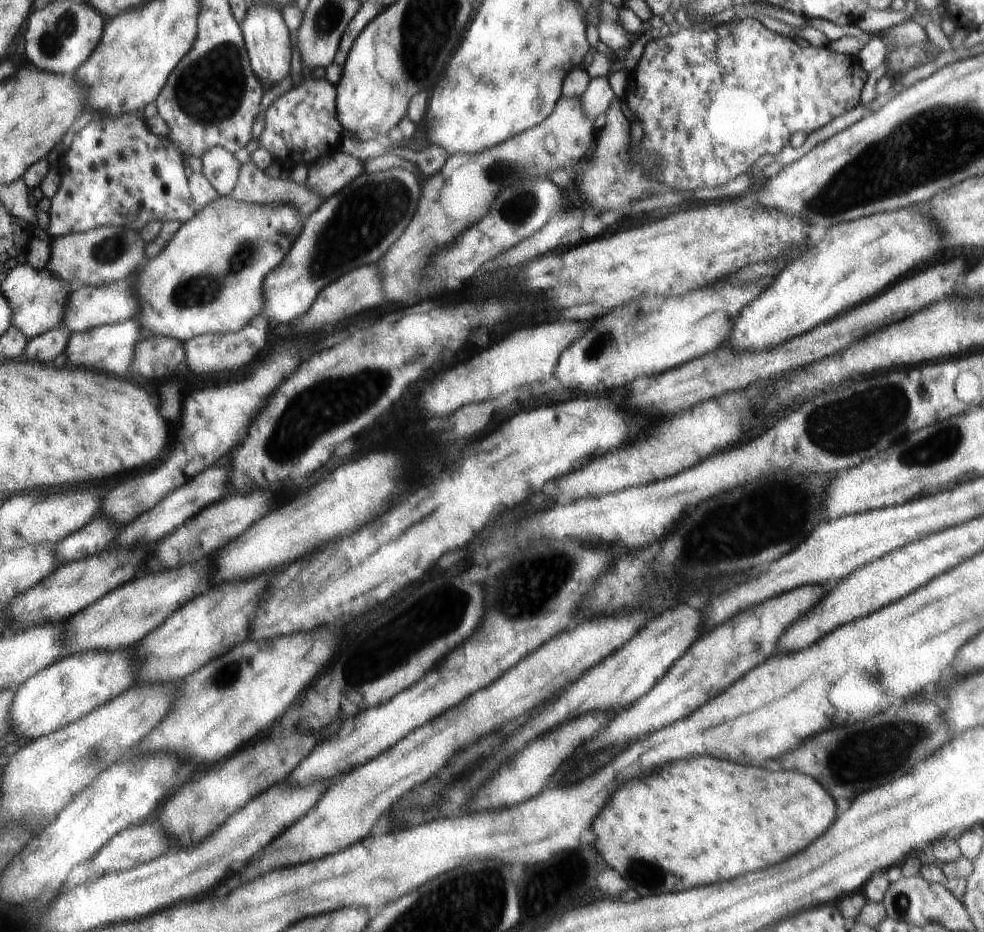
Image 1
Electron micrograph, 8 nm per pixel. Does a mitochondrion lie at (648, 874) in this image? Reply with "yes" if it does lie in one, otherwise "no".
yes

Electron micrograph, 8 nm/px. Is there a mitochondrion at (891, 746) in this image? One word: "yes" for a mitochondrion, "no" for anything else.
yes

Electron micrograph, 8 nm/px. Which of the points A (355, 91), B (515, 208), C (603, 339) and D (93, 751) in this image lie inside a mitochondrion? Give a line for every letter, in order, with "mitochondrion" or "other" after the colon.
A: other
B: mitochondrion
C: mitochondrion
D: mitochondrion

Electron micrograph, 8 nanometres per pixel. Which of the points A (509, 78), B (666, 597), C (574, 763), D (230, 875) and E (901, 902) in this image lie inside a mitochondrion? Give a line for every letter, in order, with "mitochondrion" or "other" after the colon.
A: other
B: other
C: other
D: other
E: mitochondrion

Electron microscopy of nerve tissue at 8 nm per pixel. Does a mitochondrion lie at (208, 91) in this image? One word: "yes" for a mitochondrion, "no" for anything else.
yes

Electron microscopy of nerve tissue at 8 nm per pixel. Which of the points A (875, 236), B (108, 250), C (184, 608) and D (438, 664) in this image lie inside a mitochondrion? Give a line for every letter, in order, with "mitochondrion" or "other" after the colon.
A: other
B: mitochondrion
C: other
D: other

